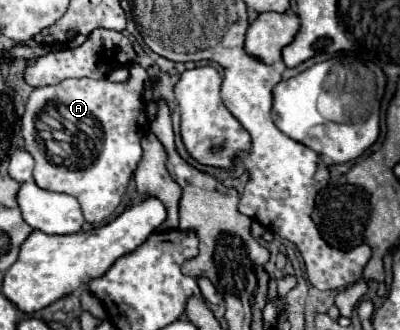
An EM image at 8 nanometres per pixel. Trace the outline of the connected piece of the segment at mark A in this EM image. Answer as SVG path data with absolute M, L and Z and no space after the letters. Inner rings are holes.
M135 63L131 65L131 79L125 83L91 81L87 77L65 79L59 85L51 85L47 89L33 89L27 101L27 109L23 115L23 137L25 137L25 149L29 149L31 155L35 157L35 169L33 169L35 183L43 189L73 195L83 209L85 221L89 223L99 223L117 209L127 189L127 183L139 159L142 158L141 123L147 123L145 101L141 97L145 79L147 79L145 69L139 63ZM43 131L51 133L53 147L59 147L59 151L47 149L45 139L39 139L39 133ZM51 159L63 159L63 163L57 165Z

